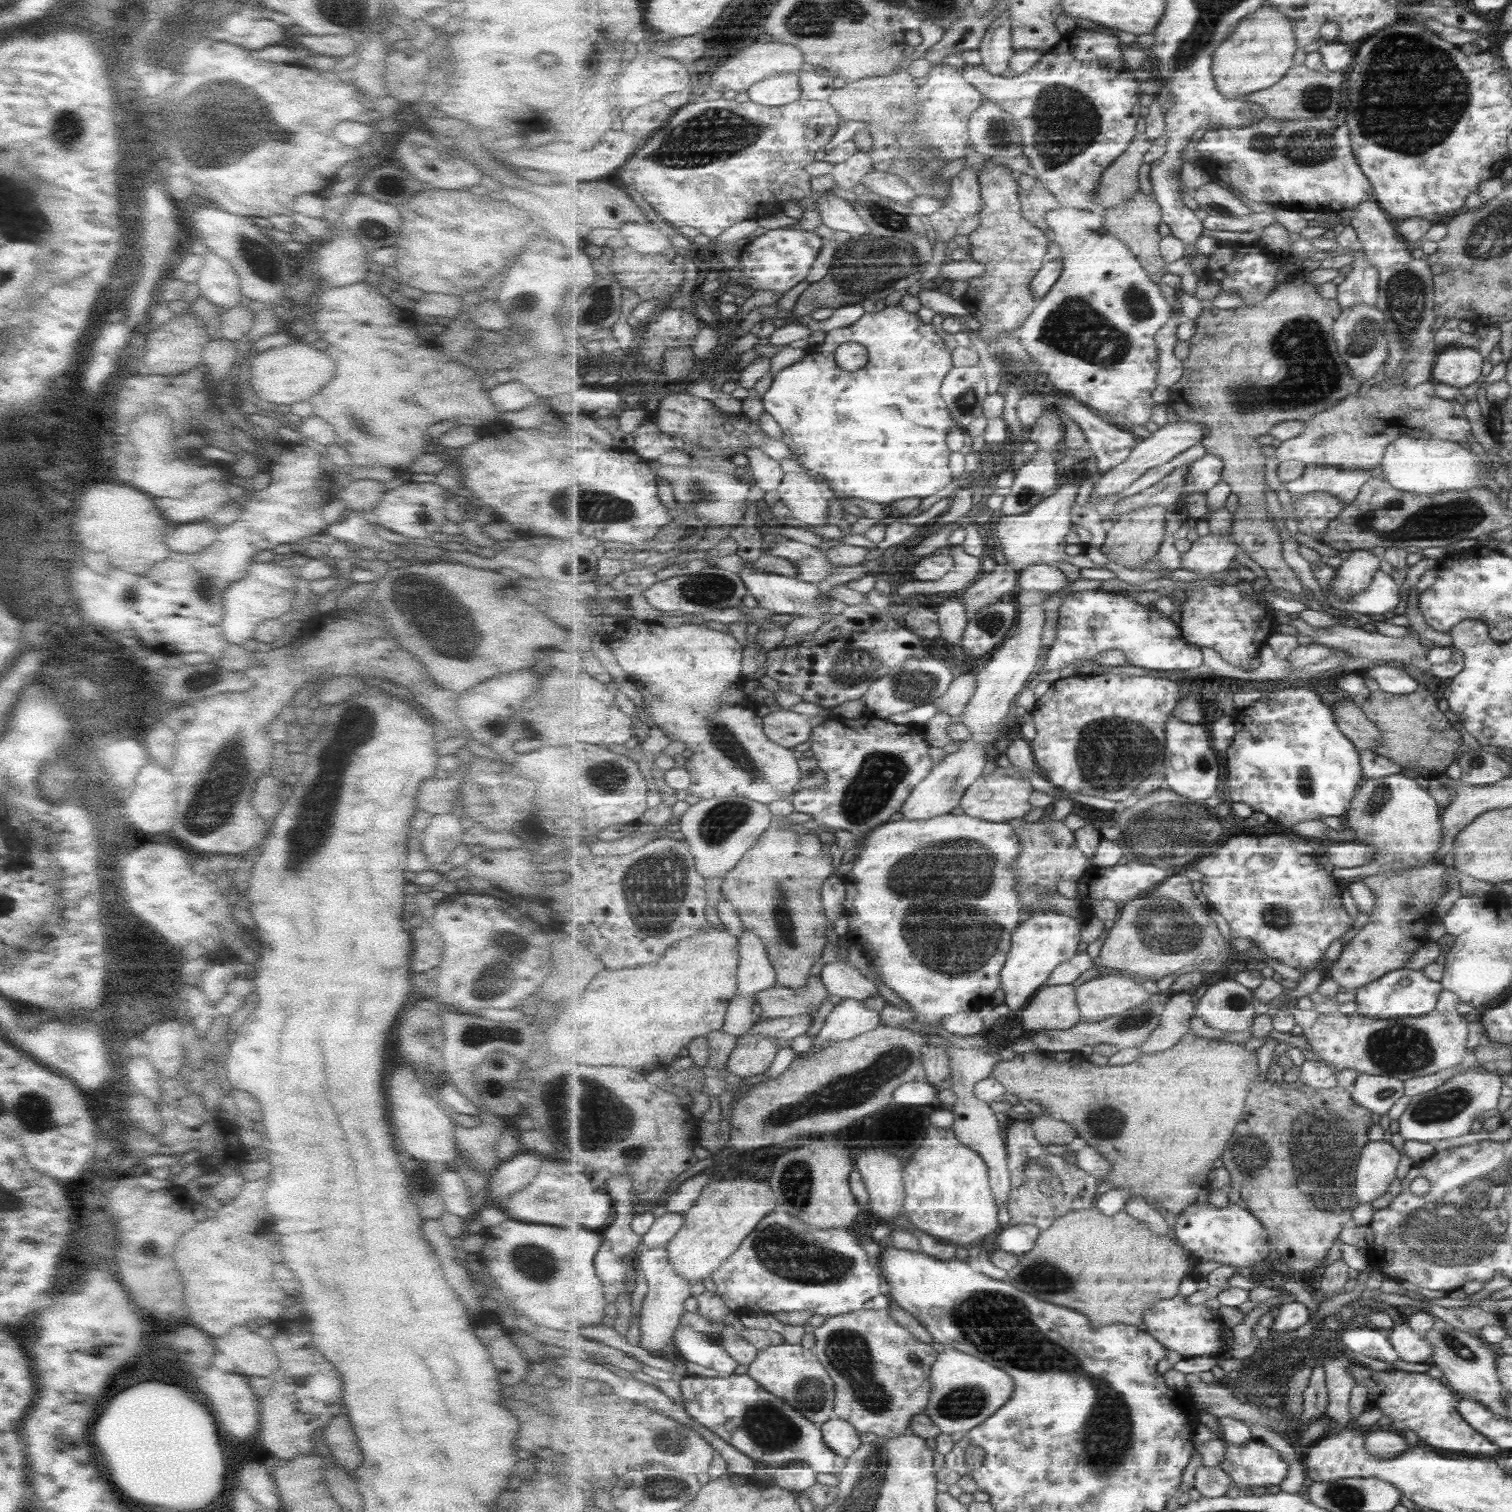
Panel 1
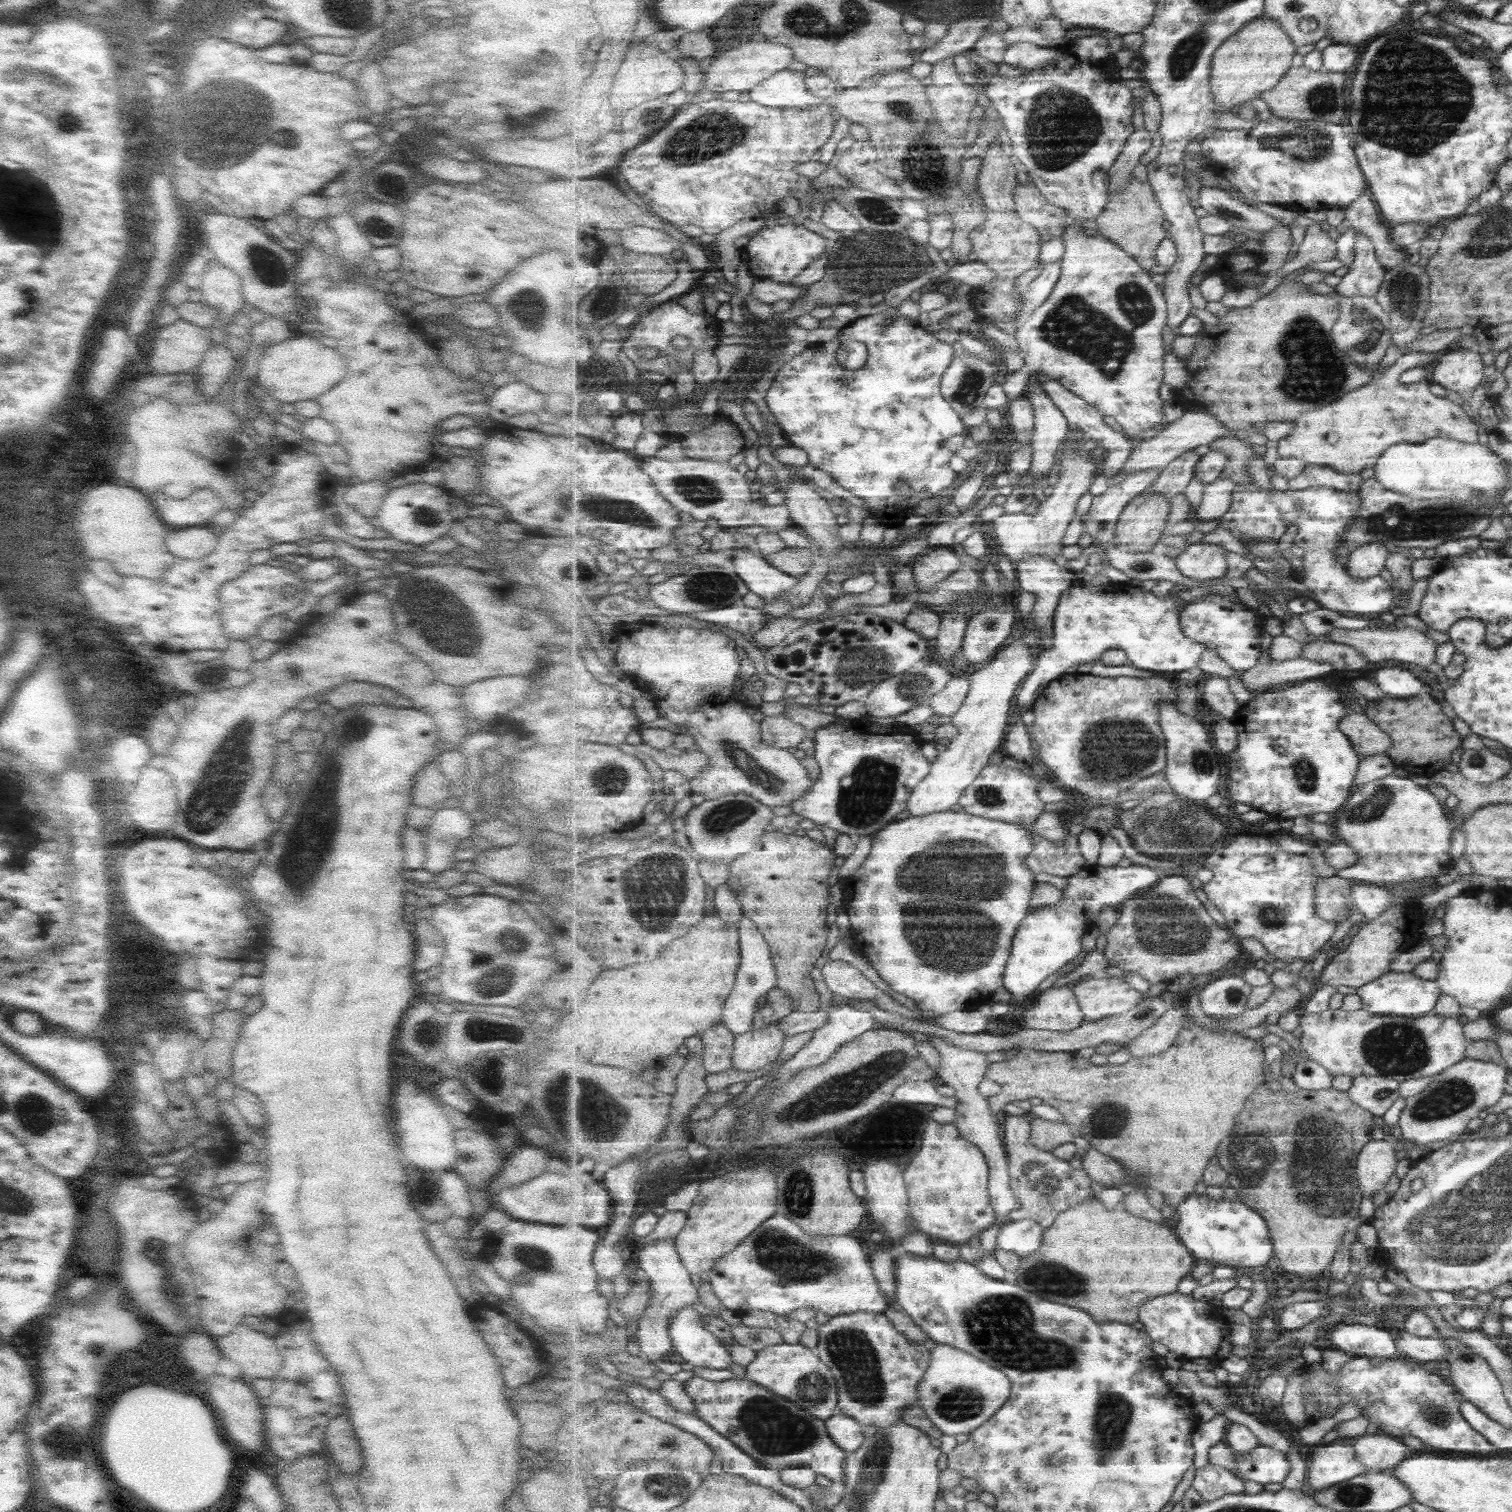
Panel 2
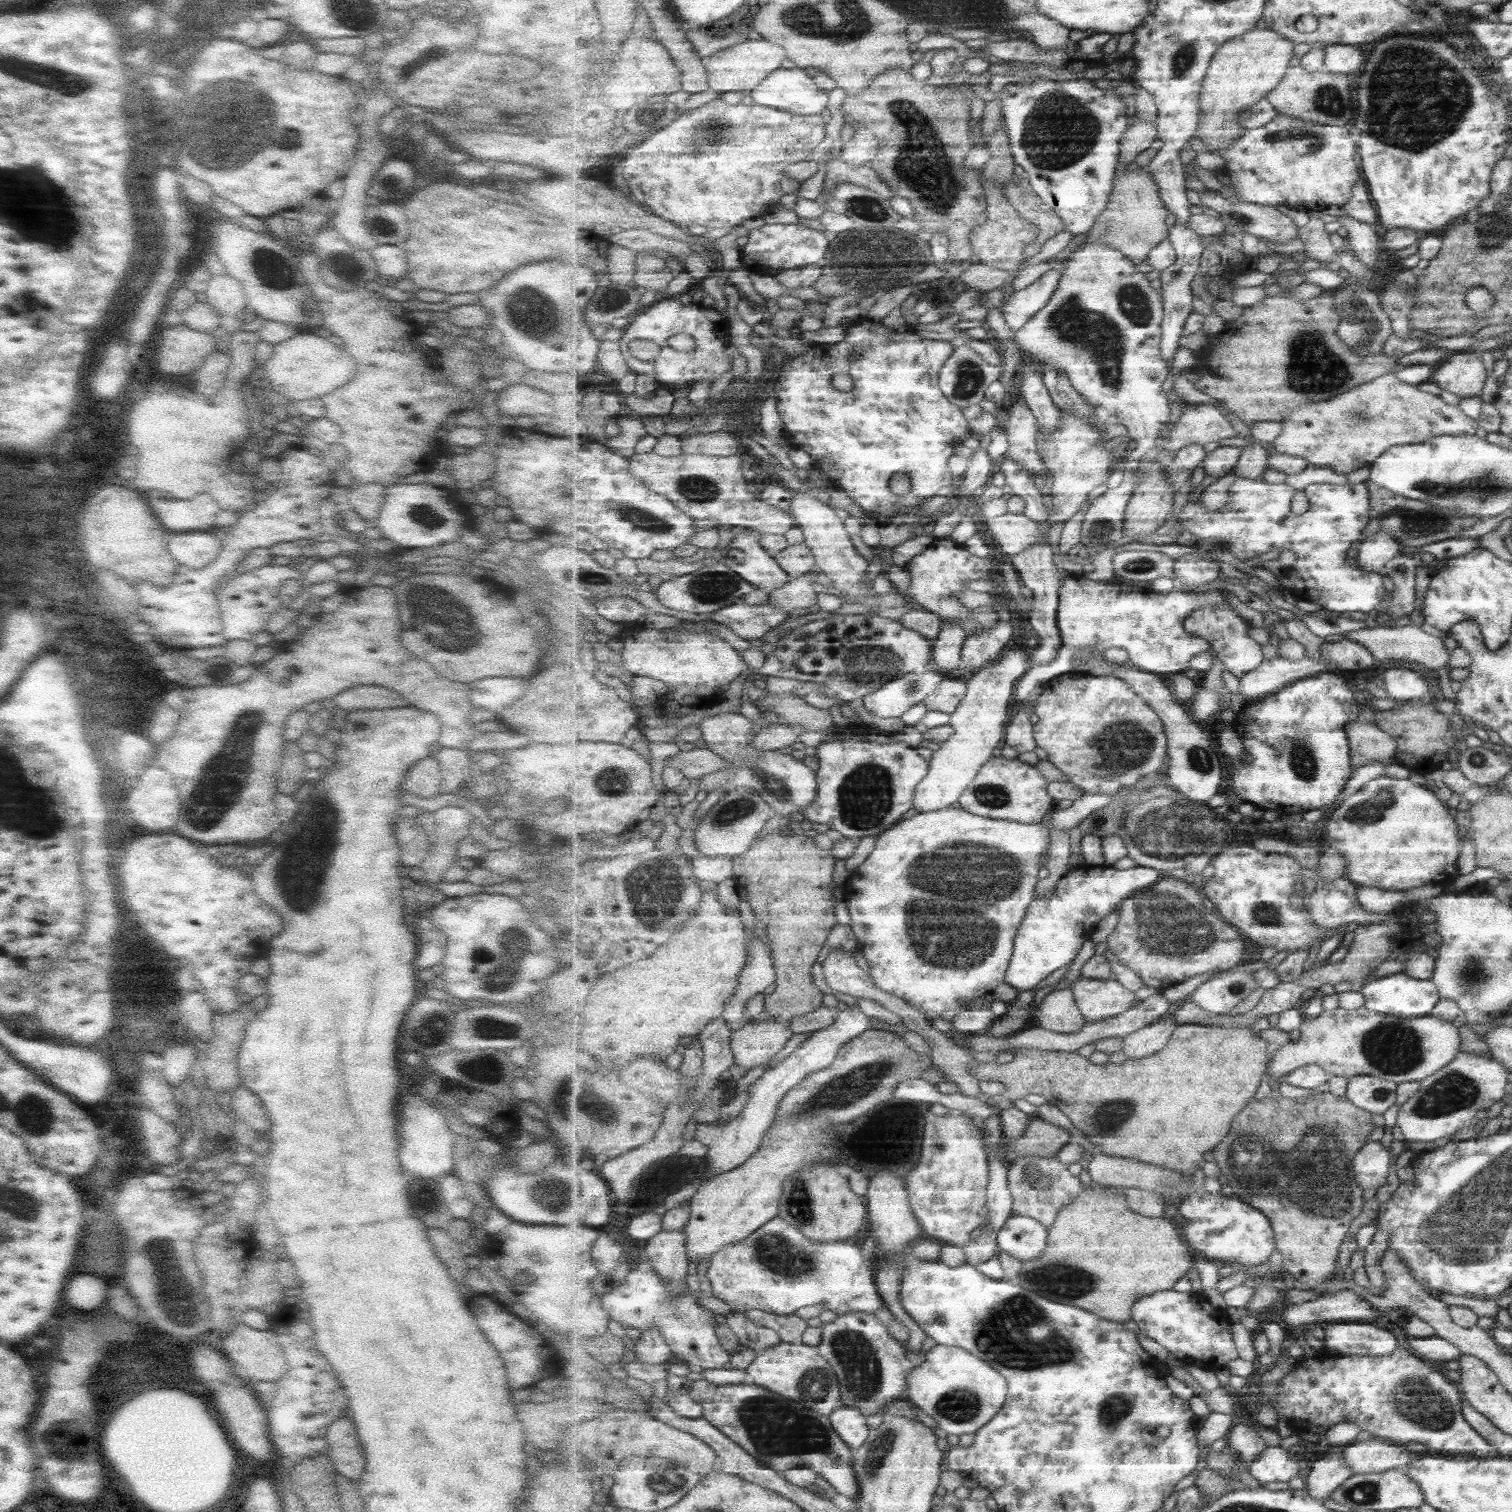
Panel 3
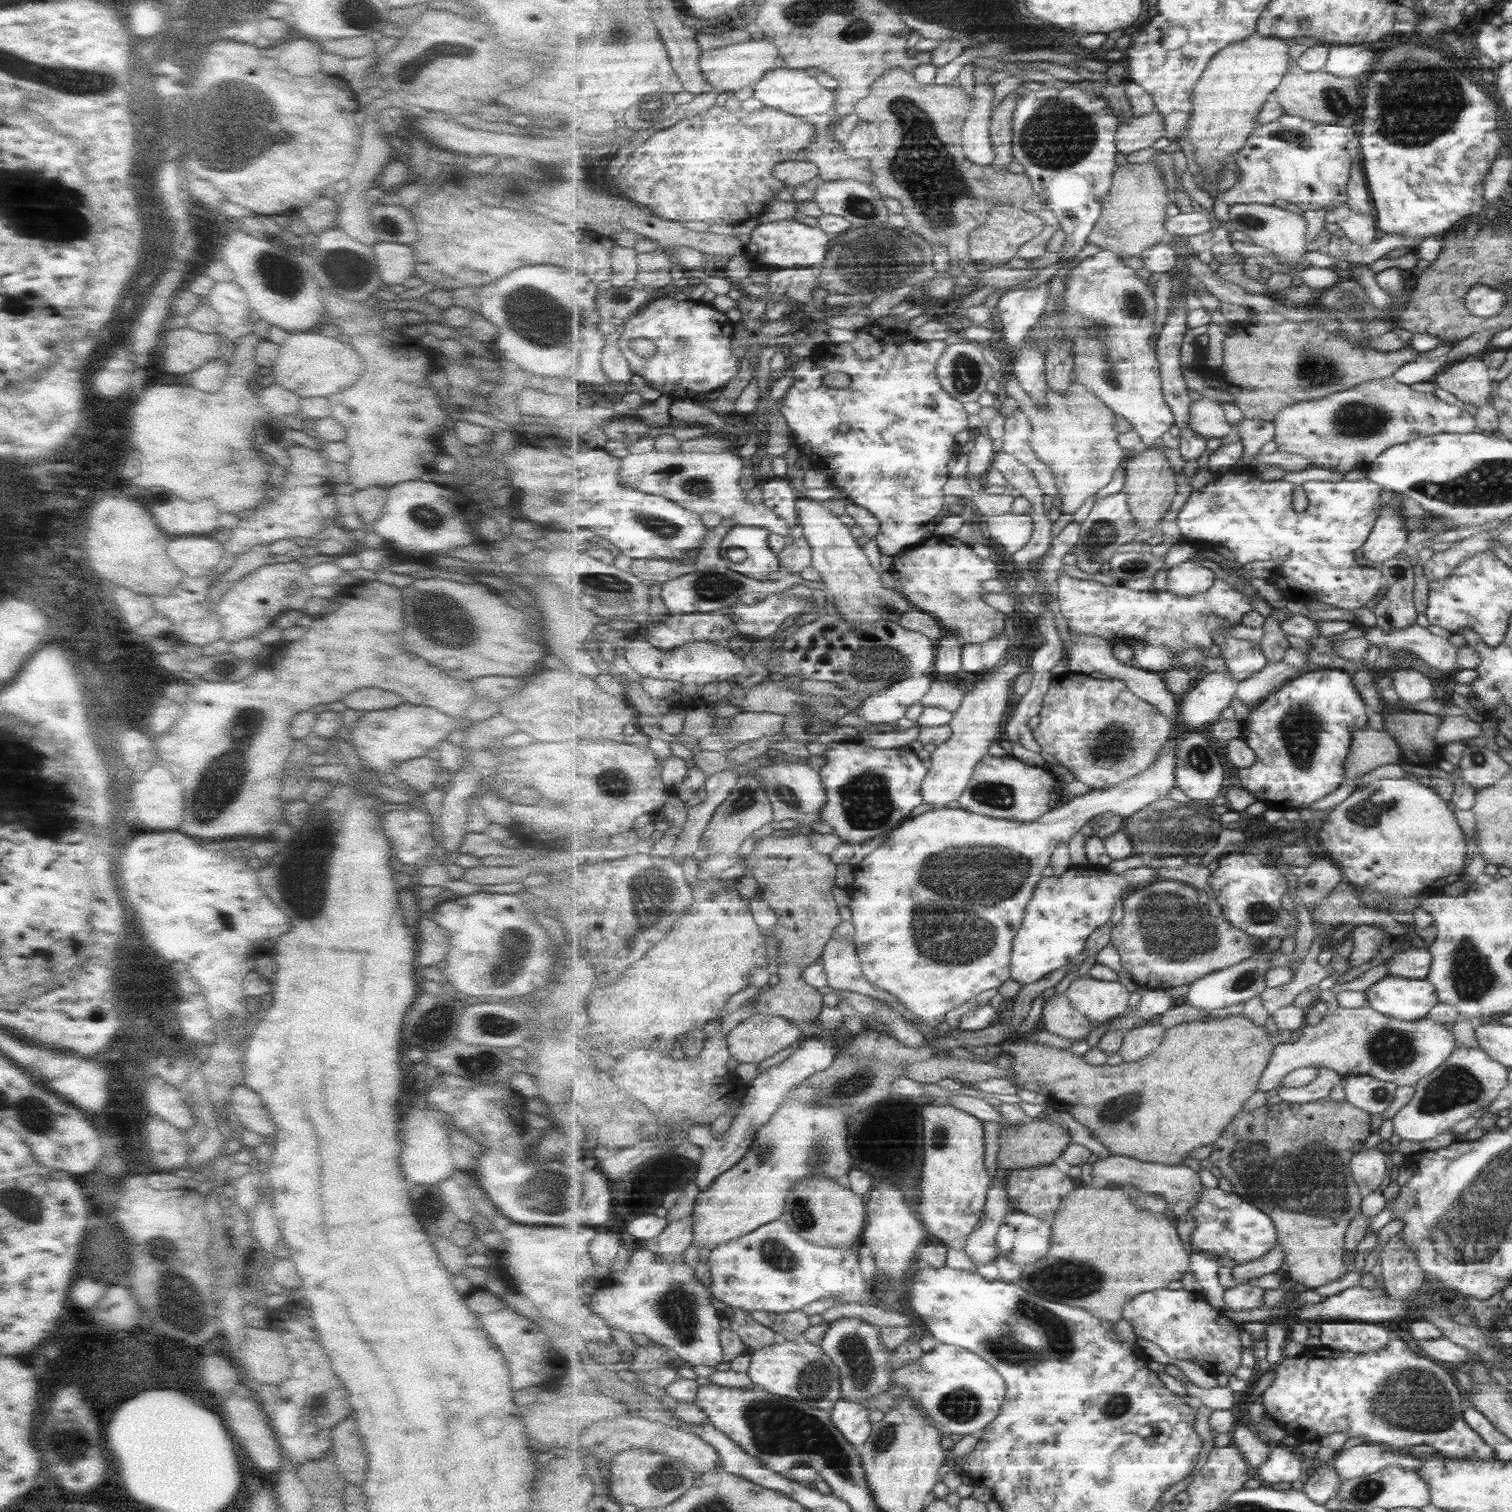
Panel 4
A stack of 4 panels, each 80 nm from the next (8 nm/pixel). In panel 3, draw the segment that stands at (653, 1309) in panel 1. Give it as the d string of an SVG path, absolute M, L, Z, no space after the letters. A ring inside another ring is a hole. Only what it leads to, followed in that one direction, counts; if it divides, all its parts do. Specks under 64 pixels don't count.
M684 1228L674 1231L661 1231L650 1238L641 1255L680 1297L689 1289L689 1258L687 1235ZM658 1328L641 1332L641 1337L635 1344L635 1359L645 1364L663 1364L671 1361L673 1356L670 1344L663 1338Z

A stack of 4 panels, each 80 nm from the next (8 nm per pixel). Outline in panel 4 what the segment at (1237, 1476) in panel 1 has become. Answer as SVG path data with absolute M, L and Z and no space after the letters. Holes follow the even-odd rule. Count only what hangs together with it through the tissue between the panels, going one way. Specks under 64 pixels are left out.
M1279 1446L1272 1448L1269 1461L1256 1469L1253 1475L1265 1486L1288 1486L1299 1481L1304 1471L1302 1461L1289 1448Z

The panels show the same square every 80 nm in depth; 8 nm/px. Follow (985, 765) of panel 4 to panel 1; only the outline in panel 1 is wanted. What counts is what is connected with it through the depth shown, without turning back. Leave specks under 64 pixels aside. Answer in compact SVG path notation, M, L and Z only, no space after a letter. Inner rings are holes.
M996 768L990 774L983 774L966 790L962 798L961 810L981 820L1006 823L1012 818L1013 820L1025 818L1033 810L1032 796L1035 791L1031 782L1021 778L1011 778L1001 768Z

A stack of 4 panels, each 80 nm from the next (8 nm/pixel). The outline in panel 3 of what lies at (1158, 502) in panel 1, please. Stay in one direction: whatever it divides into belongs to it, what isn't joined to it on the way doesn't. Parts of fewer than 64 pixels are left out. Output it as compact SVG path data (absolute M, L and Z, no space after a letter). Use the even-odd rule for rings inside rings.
M1203 444L1183 445L1183 448L1176 452L1175 458L1168 460L1164 467L1171 486L1175 490L1183 488L1189 480L1189 476L1193 474L1193 470L1199 466L1199 462L1204 462L1207 454Z

